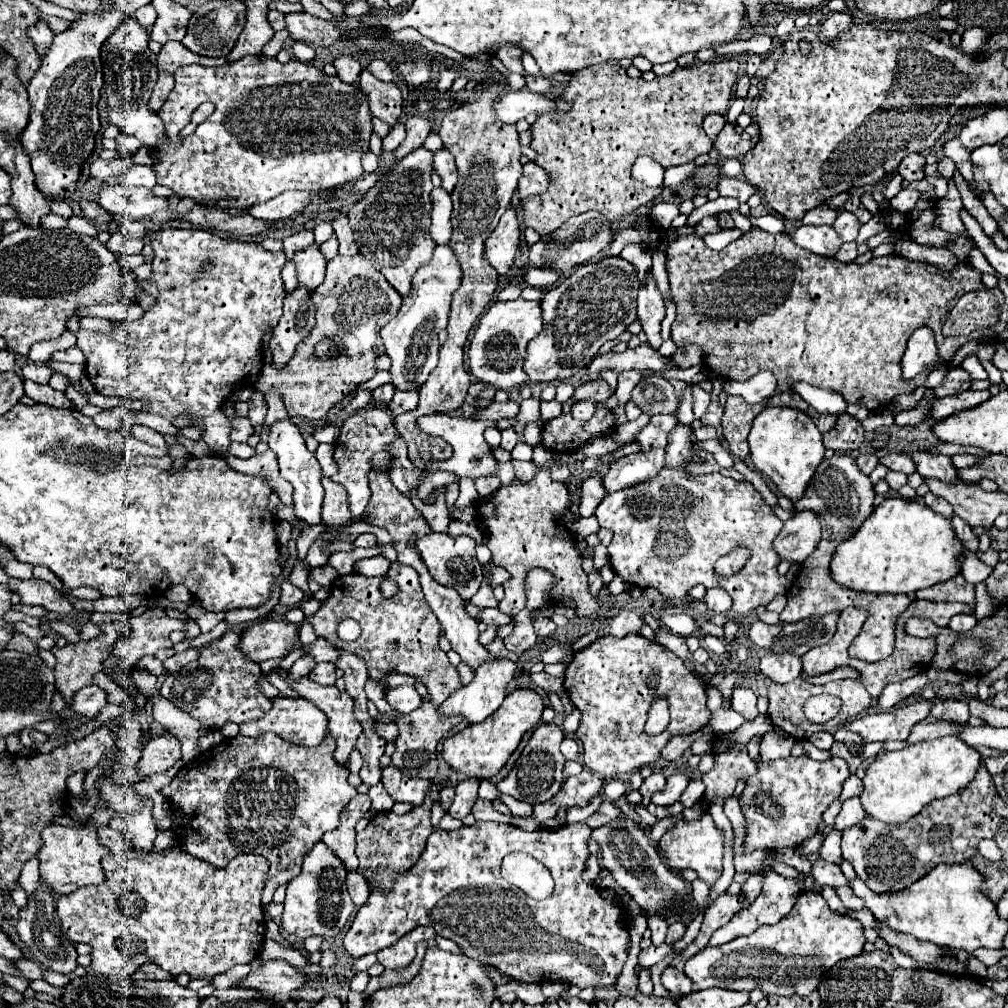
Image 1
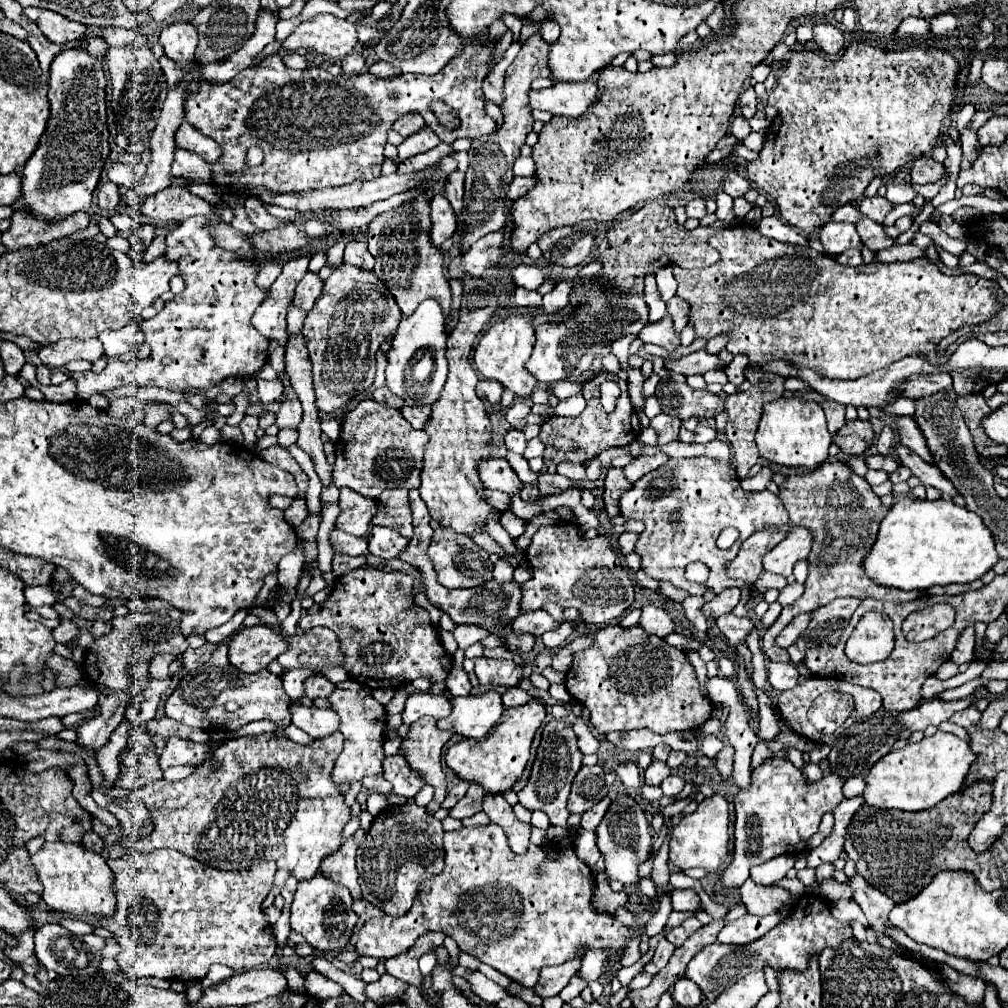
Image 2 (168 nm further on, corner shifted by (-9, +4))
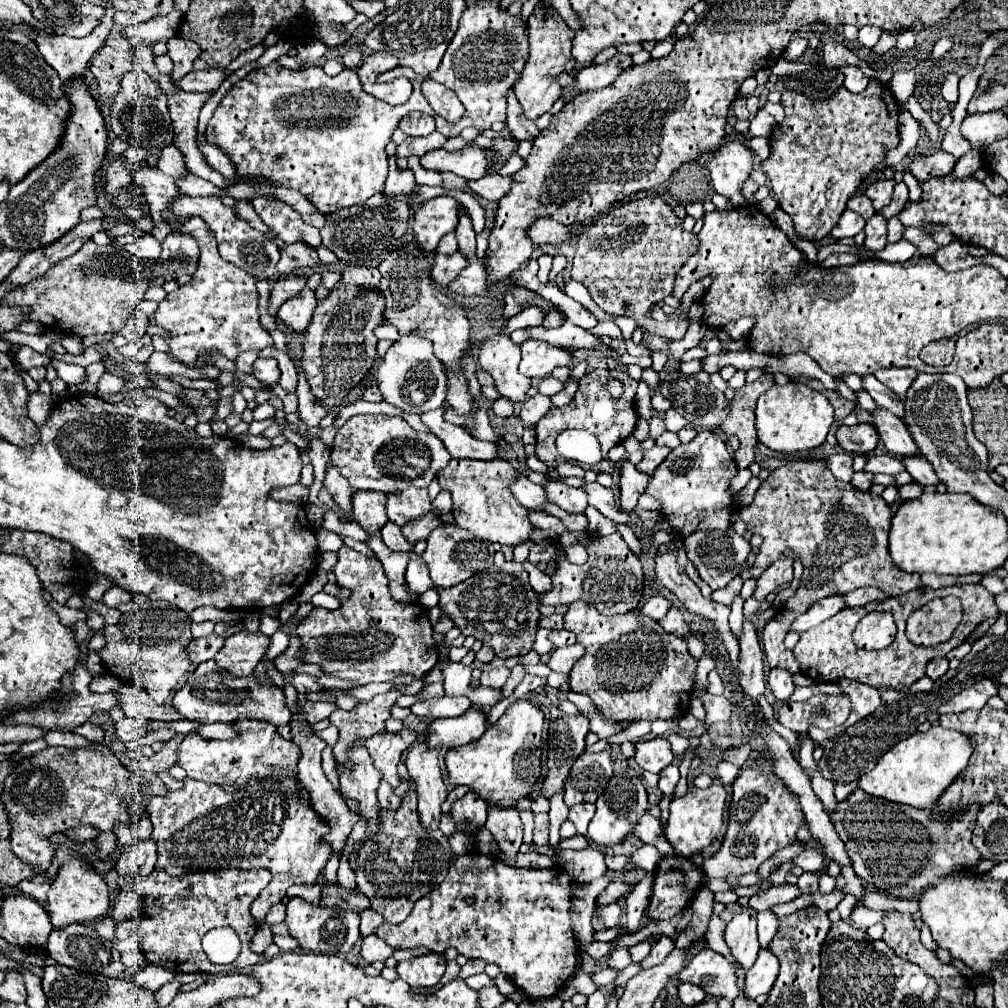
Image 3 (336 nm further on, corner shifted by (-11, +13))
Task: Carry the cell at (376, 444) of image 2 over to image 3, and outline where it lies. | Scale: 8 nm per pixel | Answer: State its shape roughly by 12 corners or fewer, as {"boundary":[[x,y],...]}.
{"boundary":[[354,415],[330,461],[352,489],[428,487],[450,453],[402,417]]}

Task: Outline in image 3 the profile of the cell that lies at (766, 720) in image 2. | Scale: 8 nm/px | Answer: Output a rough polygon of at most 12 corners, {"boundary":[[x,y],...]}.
{"boundary":[[818,847],[804,849],[794,865],[804,871],[824,869],[824,853]]}

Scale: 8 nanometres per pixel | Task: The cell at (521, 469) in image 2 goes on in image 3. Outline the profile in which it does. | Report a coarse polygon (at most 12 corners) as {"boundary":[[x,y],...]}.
{"boundary":[[558,481],[542,487],[568,513],[584,513],[586,493]]}

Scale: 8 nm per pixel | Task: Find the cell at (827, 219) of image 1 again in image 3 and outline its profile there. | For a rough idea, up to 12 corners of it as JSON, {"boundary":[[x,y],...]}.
{"boundary":[[854,195],[848,209],[868,219],[876,211],[864,195]]}

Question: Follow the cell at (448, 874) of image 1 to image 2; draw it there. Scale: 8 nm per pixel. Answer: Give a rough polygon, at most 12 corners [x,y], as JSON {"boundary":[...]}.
{"boundary":[[500,826],[444,834],[402,918],[360,928],[394,958],[426,932],[534,988],[582,942],[620,958],[572,840],[512,854]]}

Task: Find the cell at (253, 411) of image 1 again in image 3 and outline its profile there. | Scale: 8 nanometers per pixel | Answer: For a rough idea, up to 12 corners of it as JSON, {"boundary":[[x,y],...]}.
{"boundary":[[256,359],[254,377],[266,387],[280,379],[276,359]]}

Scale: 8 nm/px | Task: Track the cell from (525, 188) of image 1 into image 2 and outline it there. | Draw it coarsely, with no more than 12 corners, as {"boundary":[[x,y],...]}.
{"boundary":[[516,176],[510,182],[510,200],[526,194],[536,178]]}

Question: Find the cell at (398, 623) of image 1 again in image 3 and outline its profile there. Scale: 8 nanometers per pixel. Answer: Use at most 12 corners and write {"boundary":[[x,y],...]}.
{"boundary":[[345,544],[340,609],[298,623],[304,661],[366,685],[438,663],[420,603]]}

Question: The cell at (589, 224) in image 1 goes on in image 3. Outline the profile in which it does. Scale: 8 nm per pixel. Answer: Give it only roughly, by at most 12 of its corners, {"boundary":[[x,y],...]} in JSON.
{"boundary":[[554,219],[530,225],[528,235],[536,245],[560,247],[574,233]]}

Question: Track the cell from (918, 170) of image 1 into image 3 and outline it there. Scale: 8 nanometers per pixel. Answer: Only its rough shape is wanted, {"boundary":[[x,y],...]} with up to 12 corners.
{"boundary":[[938,149],[910,163],[918,181],[944,177],[954,169],[954,155]]}

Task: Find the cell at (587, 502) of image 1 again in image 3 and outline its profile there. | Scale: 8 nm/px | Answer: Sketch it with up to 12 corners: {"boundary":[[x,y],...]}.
{"boundary":[[630,461],[620,467],[620,507],[632,511],[648,485],[648,475]]}

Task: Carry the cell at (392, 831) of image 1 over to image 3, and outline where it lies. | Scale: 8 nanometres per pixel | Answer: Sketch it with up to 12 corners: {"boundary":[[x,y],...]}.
{"boundary":[[412,789],[380,811],[356,885],[386,921],[444,881],[452,849]]}

